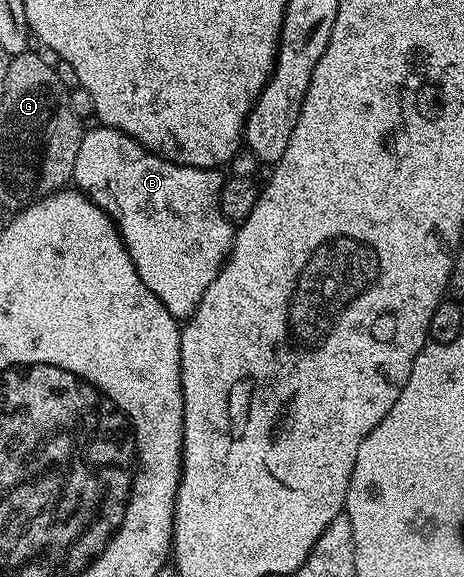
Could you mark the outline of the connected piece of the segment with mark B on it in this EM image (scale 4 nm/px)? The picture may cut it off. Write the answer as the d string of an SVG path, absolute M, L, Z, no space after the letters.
M96 125L93 131L85 130L78 145L78 157L74 161L72 183L112 216L120 230L120 238L138 269L142 285L146 285L146 289L150 289L150 293L154 293L154 297L166 305L176 320L187 321L198 309L206 289L210 289L218 277L232 249L234 225L220 208L222 175L216 169L178 165L160 155L141 151L137 139L131 139L113 127Z

